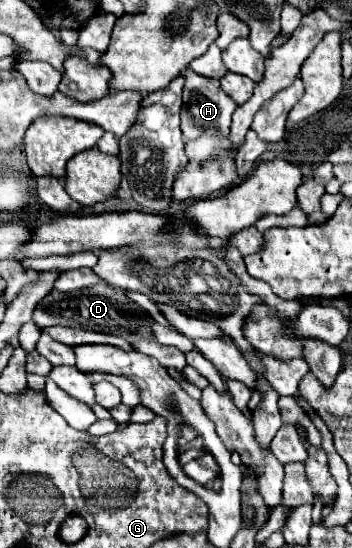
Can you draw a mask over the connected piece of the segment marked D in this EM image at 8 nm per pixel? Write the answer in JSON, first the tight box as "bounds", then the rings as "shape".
{"bounds":[34,282,152,342],"shape":[[[100,282],[92,288],[86,290],[76,290],[76,292],[56,292],[48,294],[38,308],[34,310],[34,324],[48,328],[48,326],[76,326],[82,330],[92,330],[92,332],[104,332],[104,334],[116,334],[124,336],[126,340],[134,342],[138,336],[144,340],[152,340],[152,328],[148,328],[148,312],[134,304],[124,288],[110,286],[108,282]]]}

